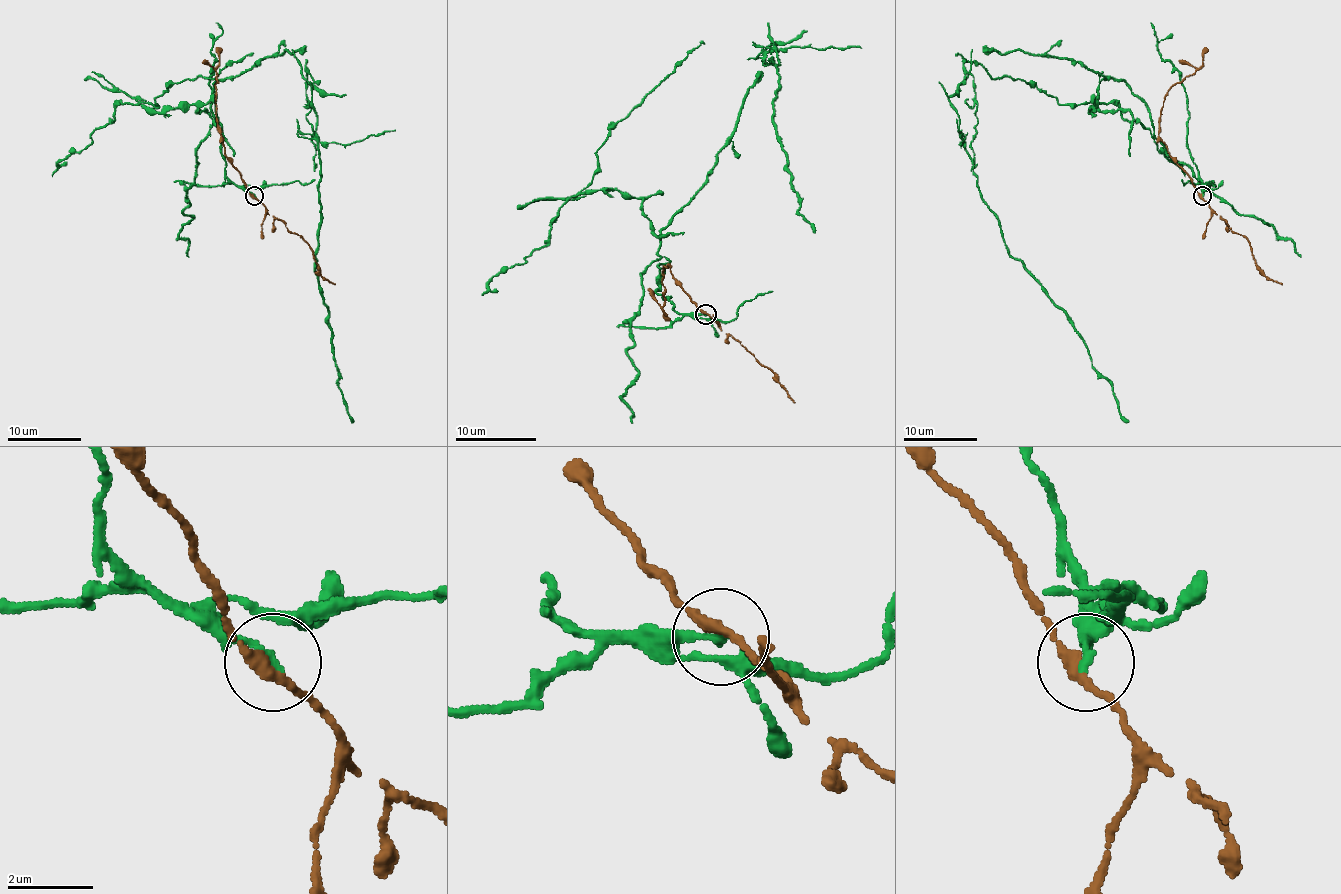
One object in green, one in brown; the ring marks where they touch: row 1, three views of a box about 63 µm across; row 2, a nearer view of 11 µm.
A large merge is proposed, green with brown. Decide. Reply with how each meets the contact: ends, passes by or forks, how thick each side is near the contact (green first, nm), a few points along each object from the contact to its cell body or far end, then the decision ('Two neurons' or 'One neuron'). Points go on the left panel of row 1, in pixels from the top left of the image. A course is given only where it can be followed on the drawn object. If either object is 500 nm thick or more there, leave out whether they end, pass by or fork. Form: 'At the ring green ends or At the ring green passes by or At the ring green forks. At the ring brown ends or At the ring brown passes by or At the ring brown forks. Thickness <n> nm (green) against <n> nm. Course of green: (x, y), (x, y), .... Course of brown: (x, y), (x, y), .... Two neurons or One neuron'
At the ring green ends. At the ring brown passes by. Thickness 200 nm (green) against 240 nm. Course of green: (254, 195), (184, 184), (213, 85), (301, 50), (320, 164), (316, 277), (353, 422). Course of brown: (254, 195), (224, 155), (217, 124), (215, 67), (219, 63), (219, 50), (215, 47). Two neurons

